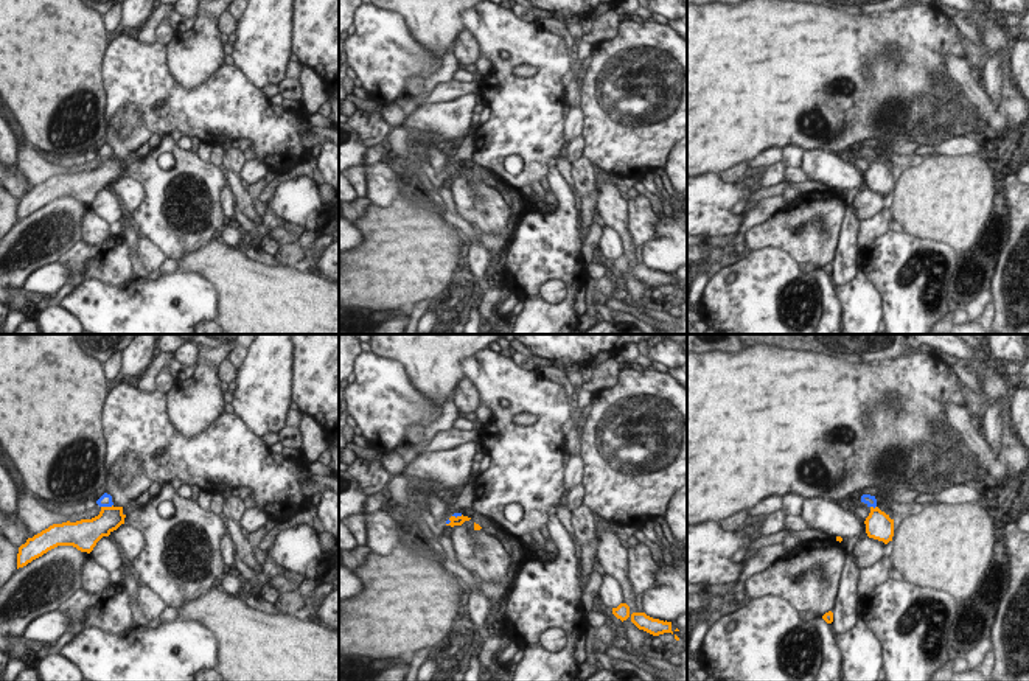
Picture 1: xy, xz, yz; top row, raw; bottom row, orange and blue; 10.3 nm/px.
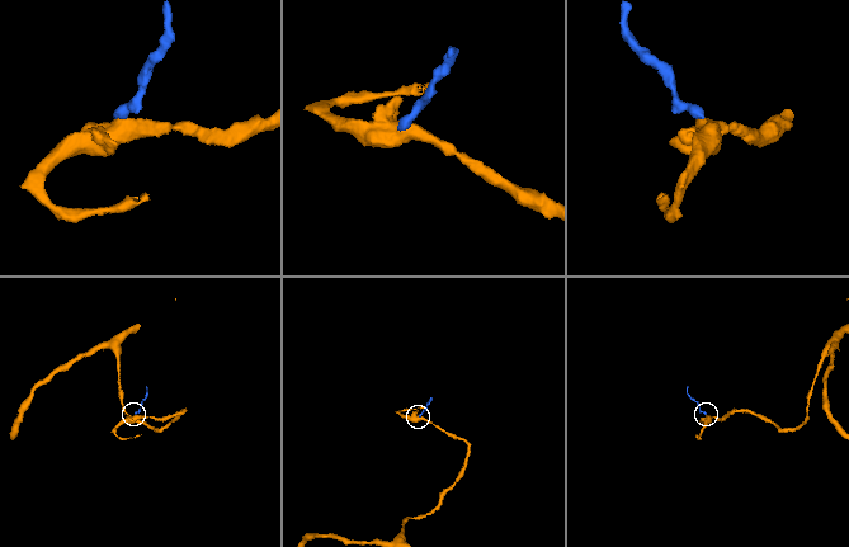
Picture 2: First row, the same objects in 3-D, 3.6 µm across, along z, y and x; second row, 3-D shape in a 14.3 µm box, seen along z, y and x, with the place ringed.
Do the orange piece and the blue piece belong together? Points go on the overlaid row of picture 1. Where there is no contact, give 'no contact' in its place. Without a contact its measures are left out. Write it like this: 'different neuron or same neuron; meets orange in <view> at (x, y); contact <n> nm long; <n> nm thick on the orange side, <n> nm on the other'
different neuron; meets orange in xy at (106, 507); contact 130 nm long; 240 nm thick on the orange side, 130 nm on the other

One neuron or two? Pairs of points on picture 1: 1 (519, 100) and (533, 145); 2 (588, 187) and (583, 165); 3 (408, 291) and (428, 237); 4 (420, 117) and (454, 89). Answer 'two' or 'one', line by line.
1: one
2: one
3: one
4: two

